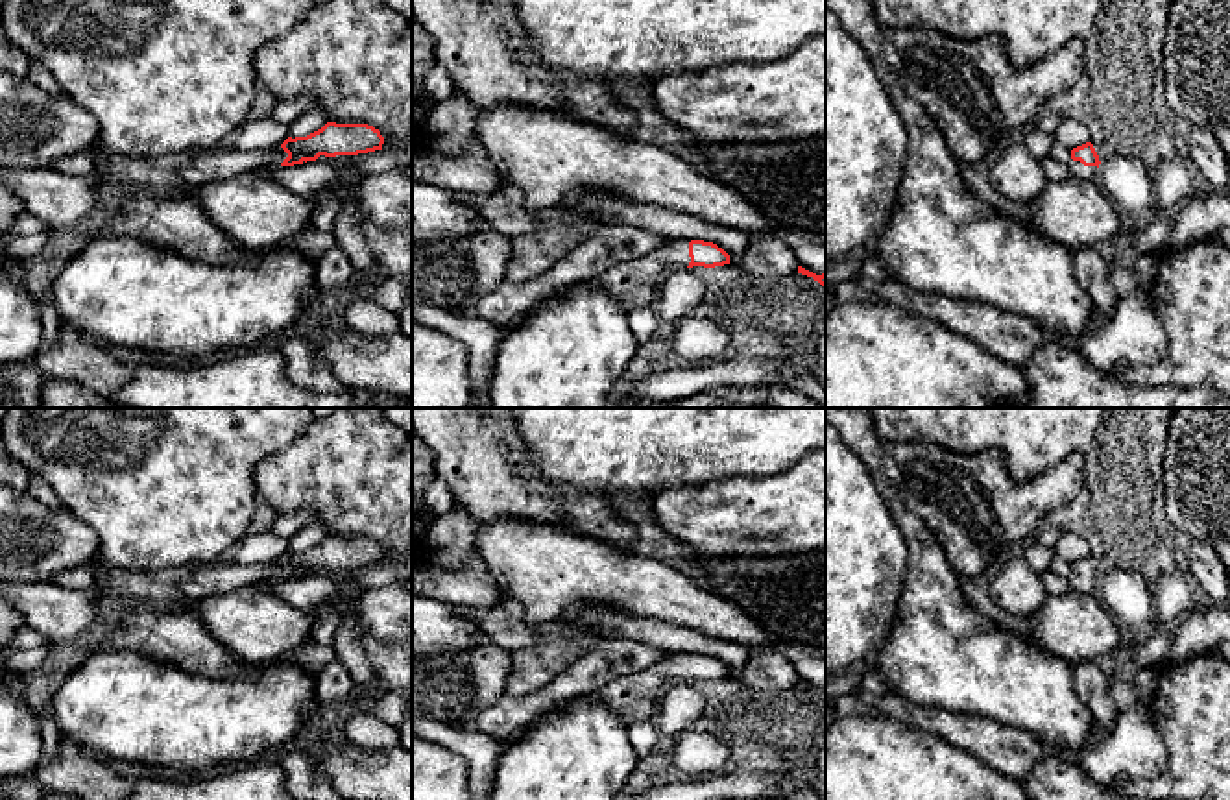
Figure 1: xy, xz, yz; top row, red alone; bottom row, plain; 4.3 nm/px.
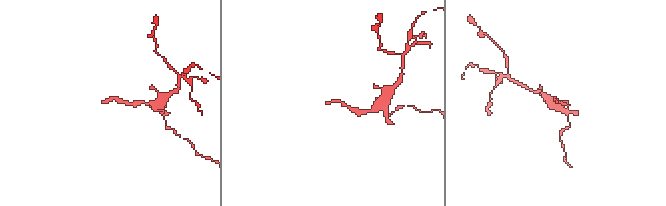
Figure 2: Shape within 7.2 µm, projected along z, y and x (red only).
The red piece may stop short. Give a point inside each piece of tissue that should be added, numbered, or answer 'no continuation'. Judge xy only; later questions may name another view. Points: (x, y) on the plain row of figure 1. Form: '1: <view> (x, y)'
no continuation

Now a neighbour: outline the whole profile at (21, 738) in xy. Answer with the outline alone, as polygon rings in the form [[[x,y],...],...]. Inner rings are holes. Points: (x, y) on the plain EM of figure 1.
[[[0,648],[0,680],[4,678],[11,685],[0,695],[0,780],[33,774],[42,759],[42,730],[37,711],[15,693],[26,676],[6,663]]]

